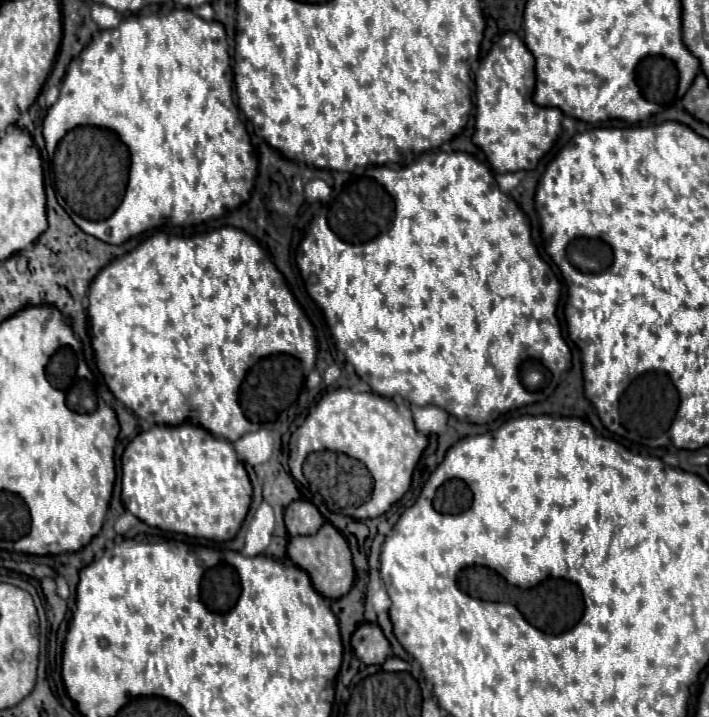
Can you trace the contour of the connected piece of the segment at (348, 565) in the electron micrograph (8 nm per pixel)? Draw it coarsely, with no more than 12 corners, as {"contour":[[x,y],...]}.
{"contour":[[331,523],[291,537],[287,555],[313,587],[343,597],[355,577],[347,539]]}

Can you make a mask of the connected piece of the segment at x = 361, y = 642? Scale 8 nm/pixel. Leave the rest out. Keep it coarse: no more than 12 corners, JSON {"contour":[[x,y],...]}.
{"contour":[[363,623],[351,637],[365,665],[381,665],[391,645],[377,623]]}

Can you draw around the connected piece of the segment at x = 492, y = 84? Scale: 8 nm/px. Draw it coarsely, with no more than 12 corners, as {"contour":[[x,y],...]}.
{"contour":[[505,33],[475,75],[473,141],[495,173],[535,169],[561,109],[533,101],[535,59]]}

